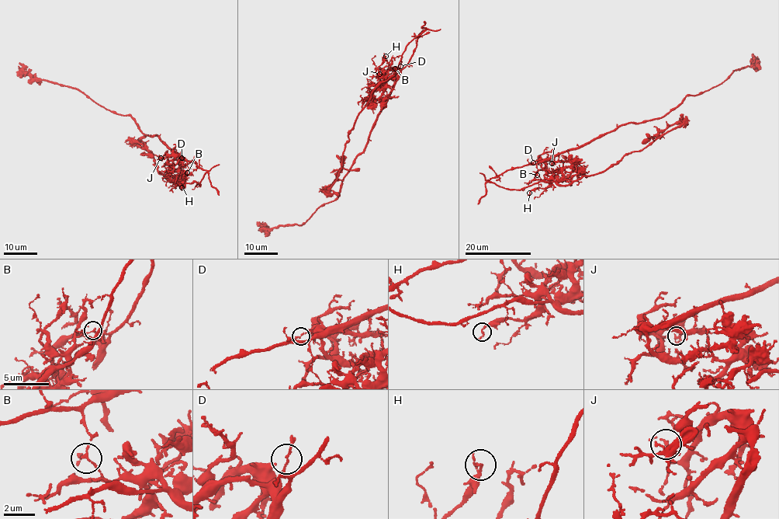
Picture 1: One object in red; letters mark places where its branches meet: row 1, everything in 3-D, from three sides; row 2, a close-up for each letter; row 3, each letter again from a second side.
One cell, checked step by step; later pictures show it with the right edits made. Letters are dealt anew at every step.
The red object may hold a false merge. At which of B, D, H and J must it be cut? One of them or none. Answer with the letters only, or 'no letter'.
B

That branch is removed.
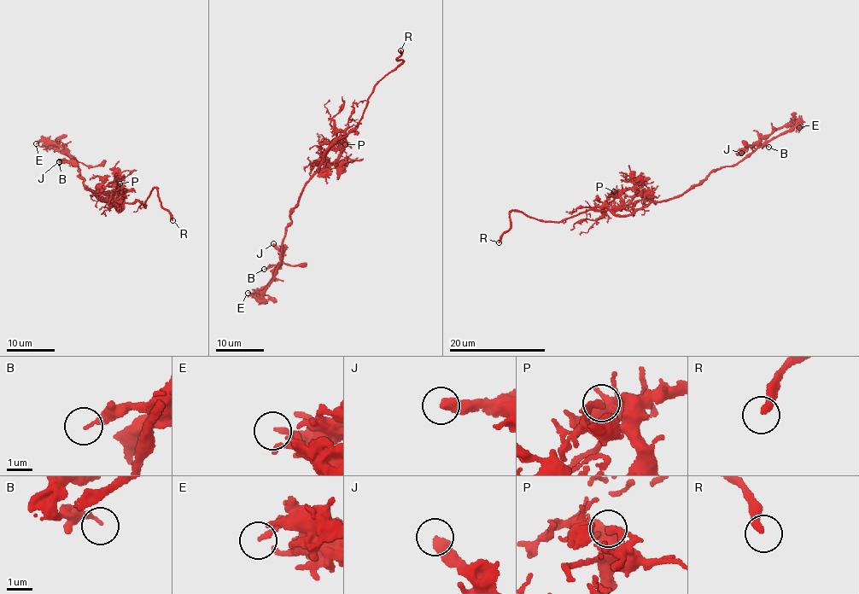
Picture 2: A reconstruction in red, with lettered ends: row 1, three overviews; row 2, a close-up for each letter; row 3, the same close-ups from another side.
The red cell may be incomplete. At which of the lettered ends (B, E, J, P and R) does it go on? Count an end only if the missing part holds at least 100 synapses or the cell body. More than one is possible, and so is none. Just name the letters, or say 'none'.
R

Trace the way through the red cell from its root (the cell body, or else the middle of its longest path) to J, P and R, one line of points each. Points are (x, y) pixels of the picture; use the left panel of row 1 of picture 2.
J: (109, 200), (99, 200), (86, 188), (74, 159), (59, 161)
P: (109, 200), (114, 206), (121, 186), (119, 183)
R: (109, 200), (120, 211), (125, 203), (139, 200), (144, 206), (155, 188), (160, 204), (172, 220)

